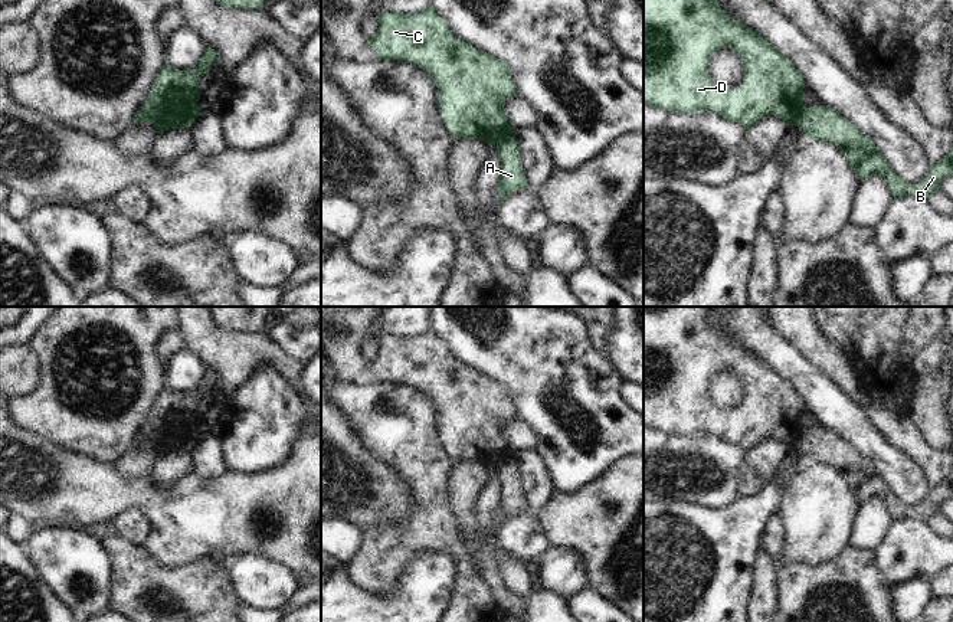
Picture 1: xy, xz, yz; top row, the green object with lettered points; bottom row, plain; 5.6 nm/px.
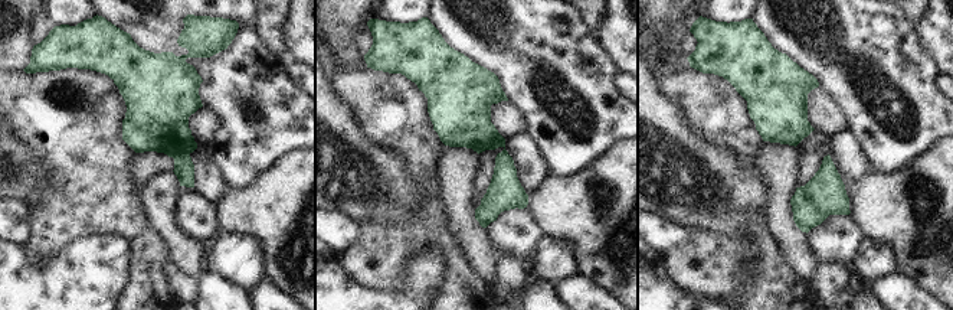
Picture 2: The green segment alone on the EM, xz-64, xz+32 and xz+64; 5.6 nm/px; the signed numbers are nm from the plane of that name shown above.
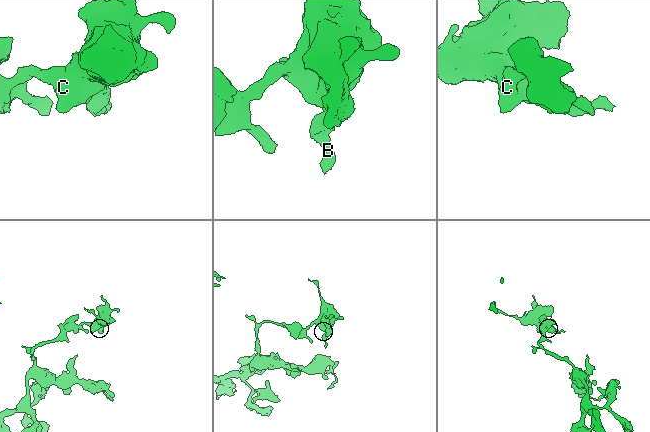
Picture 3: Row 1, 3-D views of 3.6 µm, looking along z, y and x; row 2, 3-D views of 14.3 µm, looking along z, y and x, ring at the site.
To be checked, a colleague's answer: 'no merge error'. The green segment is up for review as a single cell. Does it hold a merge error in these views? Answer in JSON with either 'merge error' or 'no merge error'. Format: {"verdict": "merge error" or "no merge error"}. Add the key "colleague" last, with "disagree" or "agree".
{"verdict": "merge error", "colleague": "disagree"}

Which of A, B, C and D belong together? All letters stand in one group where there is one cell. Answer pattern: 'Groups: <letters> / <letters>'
Groups: A B / C D

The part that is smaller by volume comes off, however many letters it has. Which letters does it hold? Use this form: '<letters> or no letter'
A, B

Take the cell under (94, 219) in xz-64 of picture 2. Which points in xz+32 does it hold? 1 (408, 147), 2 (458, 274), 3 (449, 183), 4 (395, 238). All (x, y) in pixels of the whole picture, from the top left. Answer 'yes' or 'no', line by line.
1: yes
2: yes
3: no
4: yes

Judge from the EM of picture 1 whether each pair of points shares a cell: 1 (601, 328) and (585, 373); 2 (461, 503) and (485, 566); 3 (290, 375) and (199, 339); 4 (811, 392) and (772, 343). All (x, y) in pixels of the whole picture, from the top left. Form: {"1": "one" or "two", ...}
{"1": "two", "2": "one", "3": "one", "4": "one"}

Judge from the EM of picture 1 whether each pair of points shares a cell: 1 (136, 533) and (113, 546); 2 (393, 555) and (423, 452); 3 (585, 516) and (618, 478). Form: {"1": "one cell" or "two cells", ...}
{"1": "two cells", "2": "one cell", "3": "one cell"}

